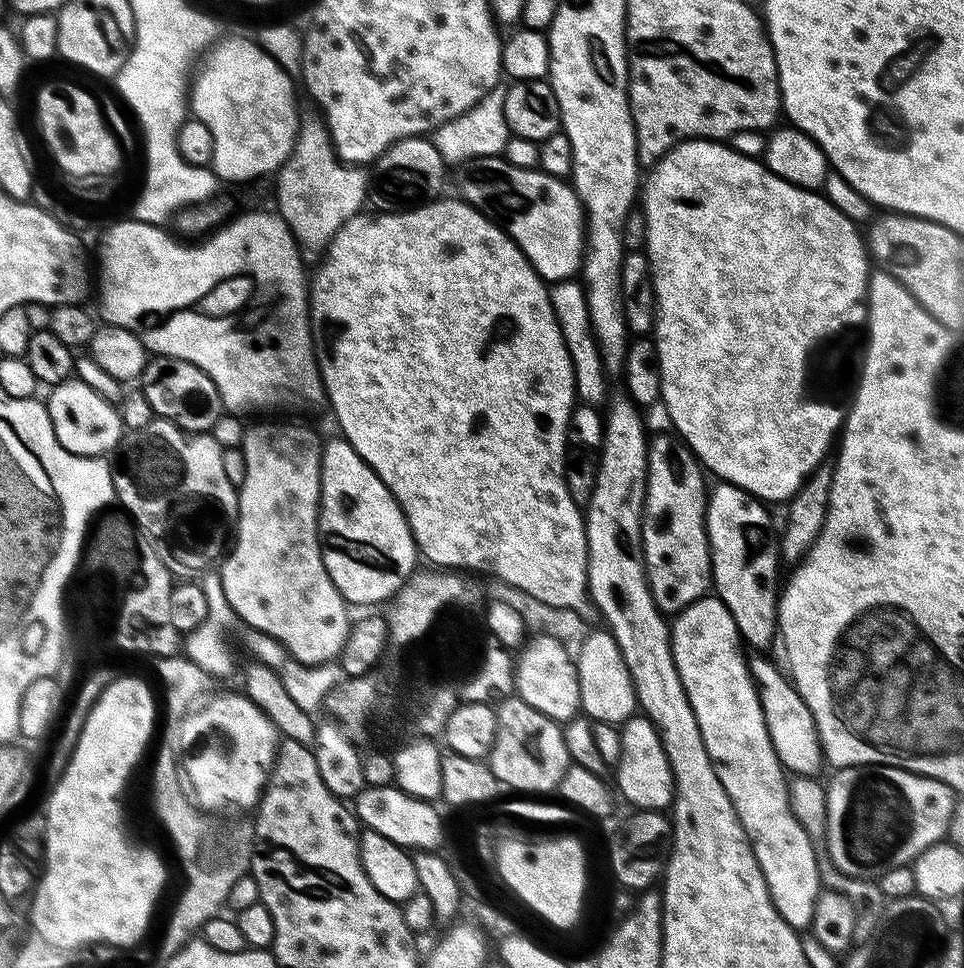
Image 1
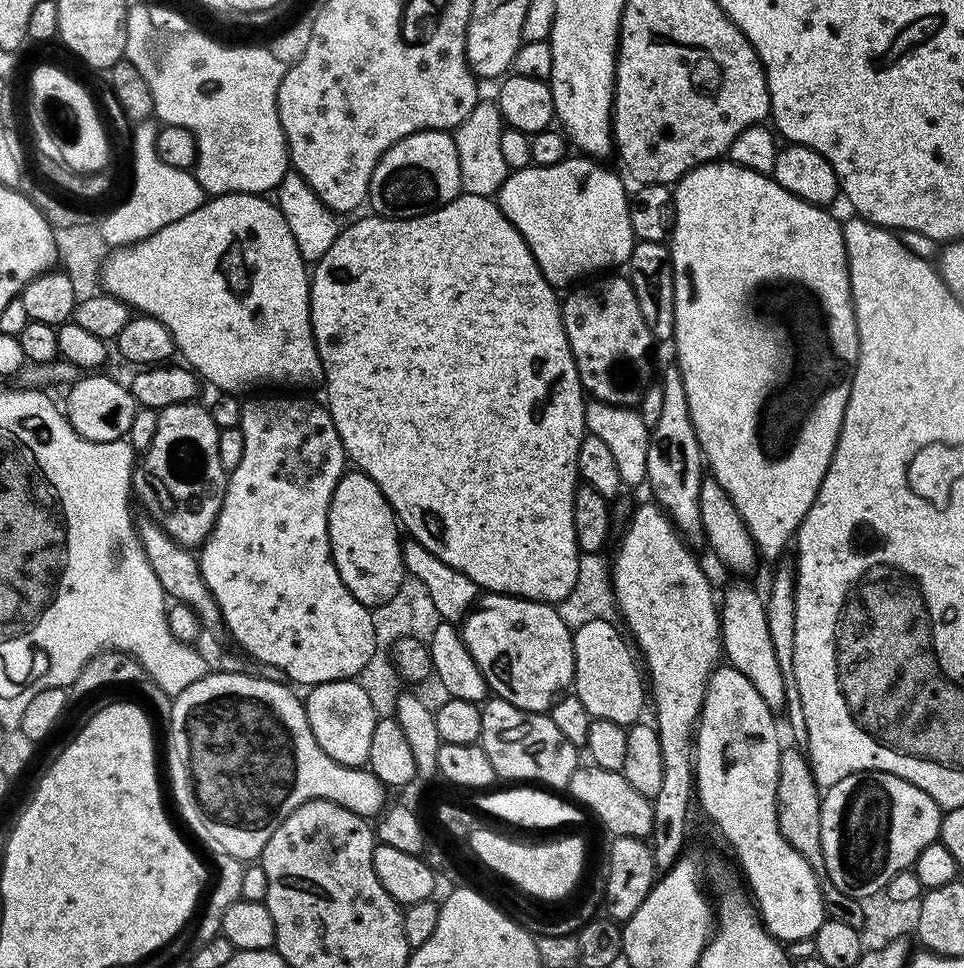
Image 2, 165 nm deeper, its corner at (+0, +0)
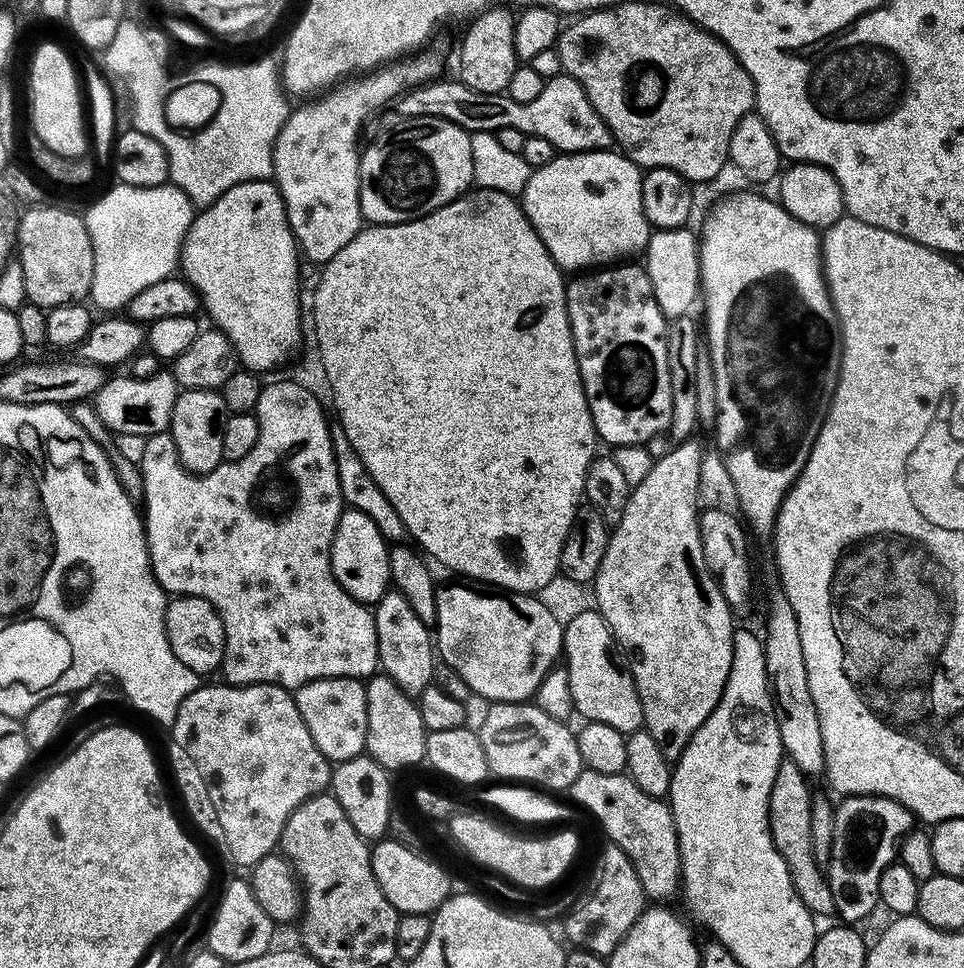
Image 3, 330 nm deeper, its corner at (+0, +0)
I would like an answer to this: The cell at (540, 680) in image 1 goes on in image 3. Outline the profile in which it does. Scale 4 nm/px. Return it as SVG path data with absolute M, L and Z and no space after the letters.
M468 580L460 583L464 584L448 584L445 588L440 586L436 589L437 614L434 625L434 648L439 659L452 667L477 697L485 696L488 702L497 704L523 704L531 701L536 695L538 686L542 686L546 674L557 667L558 661L561 659L564 650L564 625L560 624L558 619L546 610L546 606L535 595L527 592L508 592L504 588L497 588L495 584L485 584L482 580Z

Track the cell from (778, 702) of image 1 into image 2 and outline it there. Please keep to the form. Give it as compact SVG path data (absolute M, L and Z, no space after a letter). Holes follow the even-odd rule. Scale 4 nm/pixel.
M729 583L723 589L724 594L718 604L720 613L720 647L725 661L738 674L743 674L758 690L762 702L773 710L779 710L784 704L784 684L786 677L778 666L777 655L774 652L773 639L770 638L765 597L760 596L748 584ZM728 659L728 660L727 660Z

